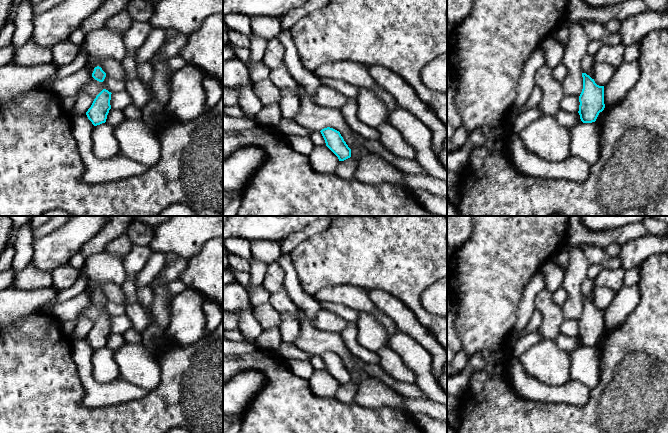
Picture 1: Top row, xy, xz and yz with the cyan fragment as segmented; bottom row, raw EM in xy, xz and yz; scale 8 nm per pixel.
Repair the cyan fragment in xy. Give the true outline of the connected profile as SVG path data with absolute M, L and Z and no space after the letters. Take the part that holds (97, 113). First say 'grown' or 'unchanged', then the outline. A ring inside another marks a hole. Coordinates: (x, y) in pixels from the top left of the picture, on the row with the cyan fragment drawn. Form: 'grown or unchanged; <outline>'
unchanged; M103 89L94 99L91 107L86 112L88 119L94 126L106 122L107 115L111 109L110 100L111 92Z

